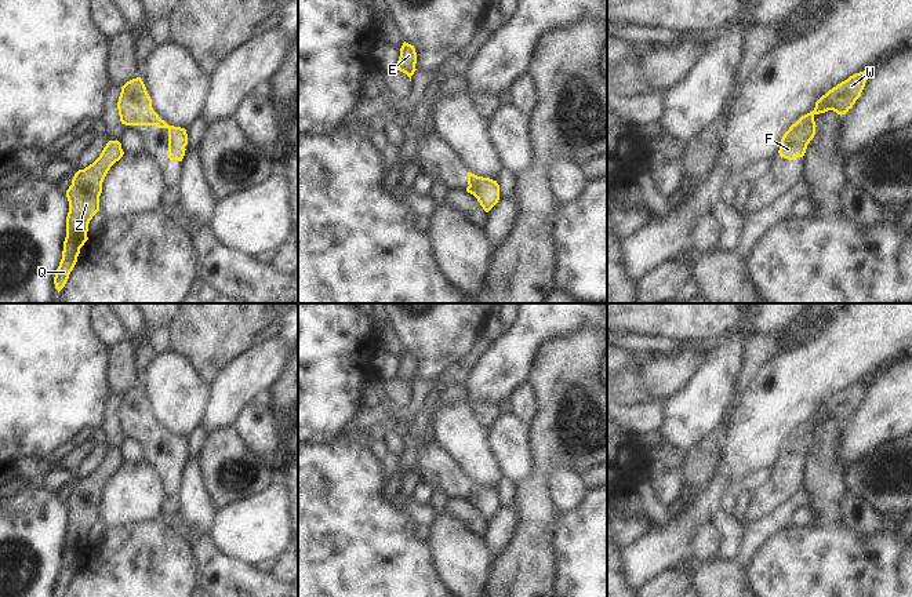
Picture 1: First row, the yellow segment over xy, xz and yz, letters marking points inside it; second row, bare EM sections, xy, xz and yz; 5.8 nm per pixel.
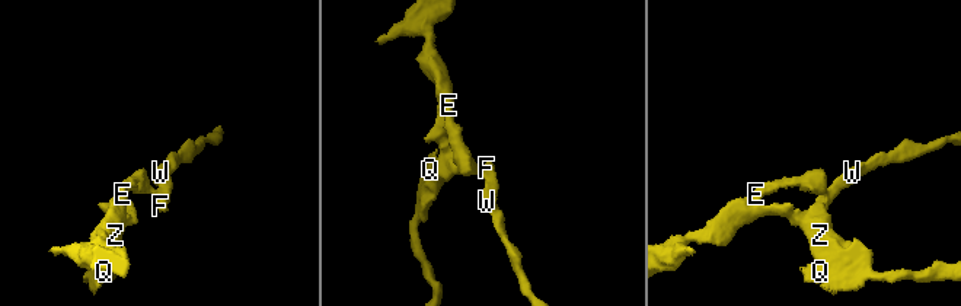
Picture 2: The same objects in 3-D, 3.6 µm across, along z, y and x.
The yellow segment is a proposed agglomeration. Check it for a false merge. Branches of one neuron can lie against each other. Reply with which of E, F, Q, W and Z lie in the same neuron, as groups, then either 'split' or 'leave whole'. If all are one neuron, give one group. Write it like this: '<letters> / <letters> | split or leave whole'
E F Q W Z | leave whole

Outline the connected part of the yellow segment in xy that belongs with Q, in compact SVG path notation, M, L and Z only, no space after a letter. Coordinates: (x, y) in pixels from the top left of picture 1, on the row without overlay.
M109 449L92 473L75 483L72 494L66 499L69 510L66 546L63 550L62 568L54 586L55 597L65 596L77 571L80 557L88 549L88 532L99 520L102 491L110 476L119 470L123 463L121 452L119 449Z

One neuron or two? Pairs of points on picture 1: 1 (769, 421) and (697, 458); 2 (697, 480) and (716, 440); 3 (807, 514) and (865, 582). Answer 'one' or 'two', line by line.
1: two
2: one
3: two

